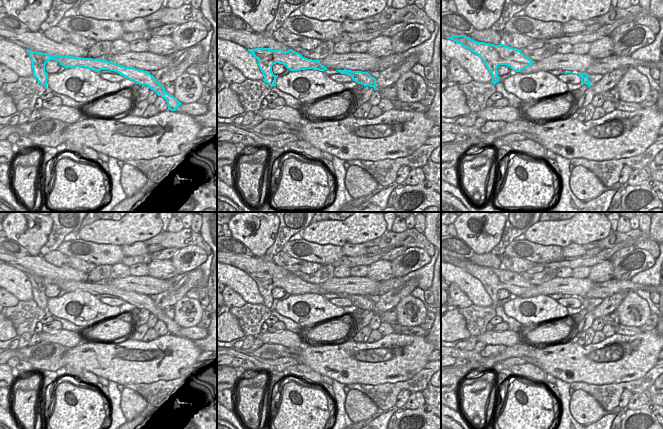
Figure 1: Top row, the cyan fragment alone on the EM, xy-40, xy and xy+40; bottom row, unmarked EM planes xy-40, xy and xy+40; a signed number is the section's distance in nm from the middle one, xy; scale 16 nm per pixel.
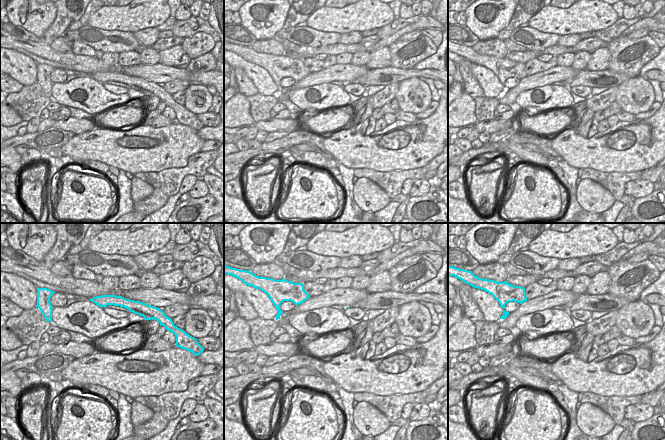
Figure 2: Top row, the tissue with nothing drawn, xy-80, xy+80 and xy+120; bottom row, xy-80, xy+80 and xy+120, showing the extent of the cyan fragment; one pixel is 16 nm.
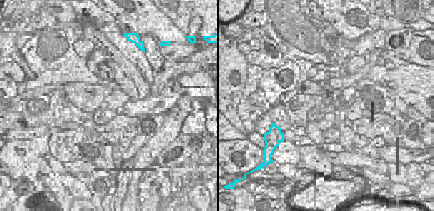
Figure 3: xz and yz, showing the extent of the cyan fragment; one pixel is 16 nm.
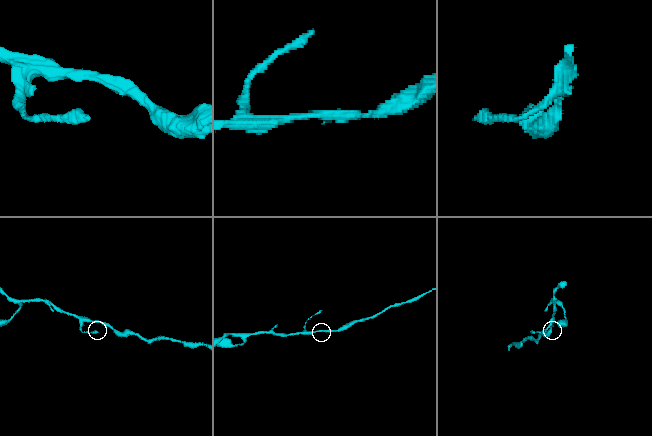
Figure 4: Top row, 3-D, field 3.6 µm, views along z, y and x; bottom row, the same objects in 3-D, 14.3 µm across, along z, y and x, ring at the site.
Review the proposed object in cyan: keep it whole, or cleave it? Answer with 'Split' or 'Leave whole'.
Split.

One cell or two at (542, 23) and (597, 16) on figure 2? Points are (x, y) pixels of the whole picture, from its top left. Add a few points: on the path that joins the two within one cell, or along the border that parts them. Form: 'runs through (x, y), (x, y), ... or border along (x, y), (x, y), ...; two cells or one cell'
runs through (556, 21), (575, 20), (583, 16); one cell

